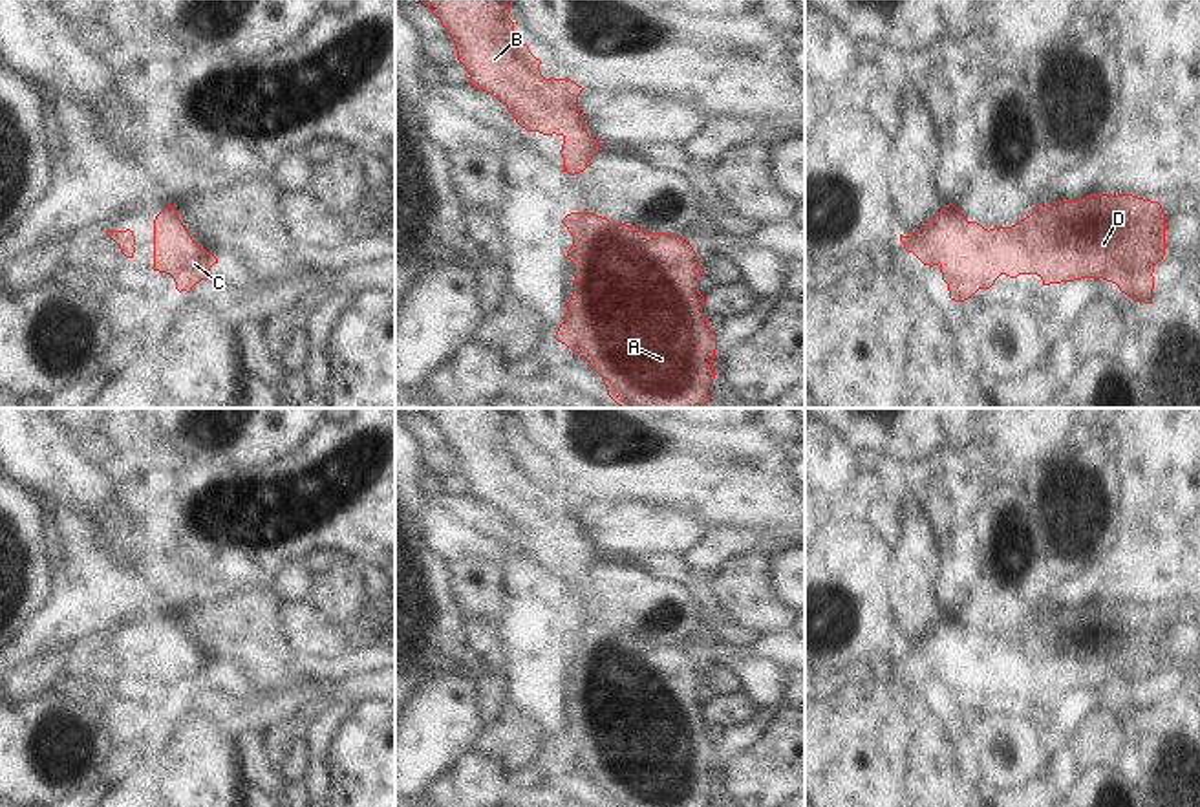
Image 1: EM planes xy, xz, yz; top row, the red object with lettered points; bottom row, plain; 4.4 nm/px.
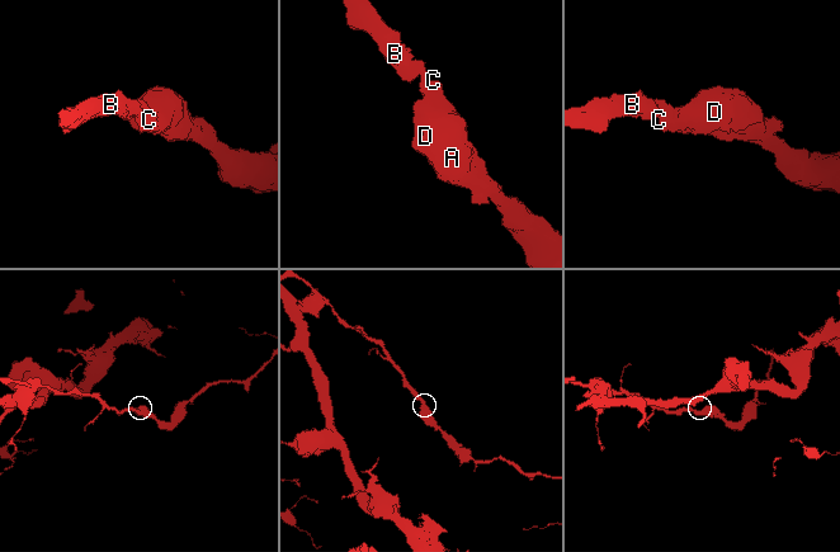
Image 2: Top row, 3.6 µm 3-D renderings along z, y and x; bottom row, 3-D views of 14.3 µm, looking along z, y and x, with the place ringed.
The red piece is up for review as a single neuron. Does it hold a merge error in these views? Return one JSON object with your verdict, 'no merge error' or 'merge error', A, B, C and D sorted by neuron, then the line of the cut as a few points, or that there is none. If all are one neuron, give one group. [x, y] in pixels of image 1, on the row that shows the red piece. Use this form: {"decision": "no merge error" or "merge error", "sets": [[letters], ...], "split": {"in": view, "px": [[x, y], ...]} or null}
{"decision": "no merge error", "sets": [["A", "B", "C", "D"]], "split": null}

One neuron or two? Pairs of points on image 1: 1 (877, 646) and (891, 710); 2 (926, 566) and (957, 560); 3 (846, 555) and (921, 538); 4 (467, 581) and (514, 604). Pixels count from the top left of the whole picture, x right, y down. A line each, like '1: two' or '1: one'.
1: two
2: two
3: two
4: one

